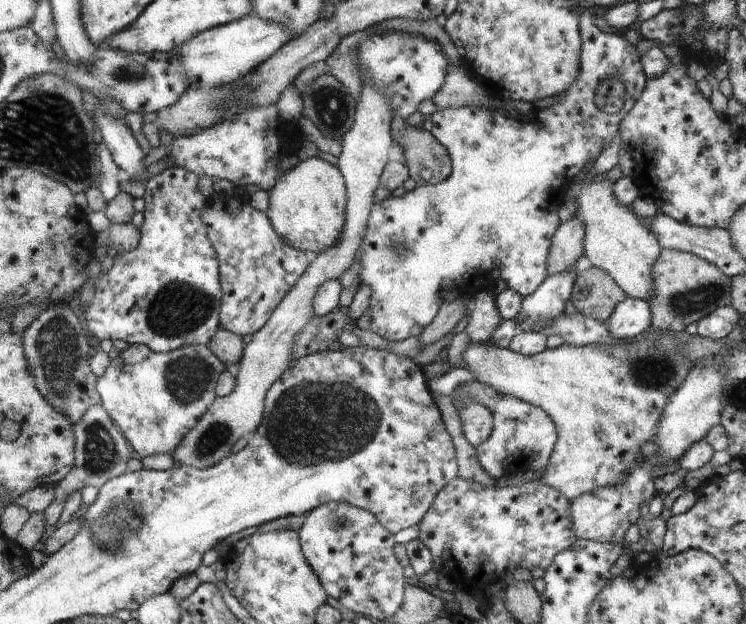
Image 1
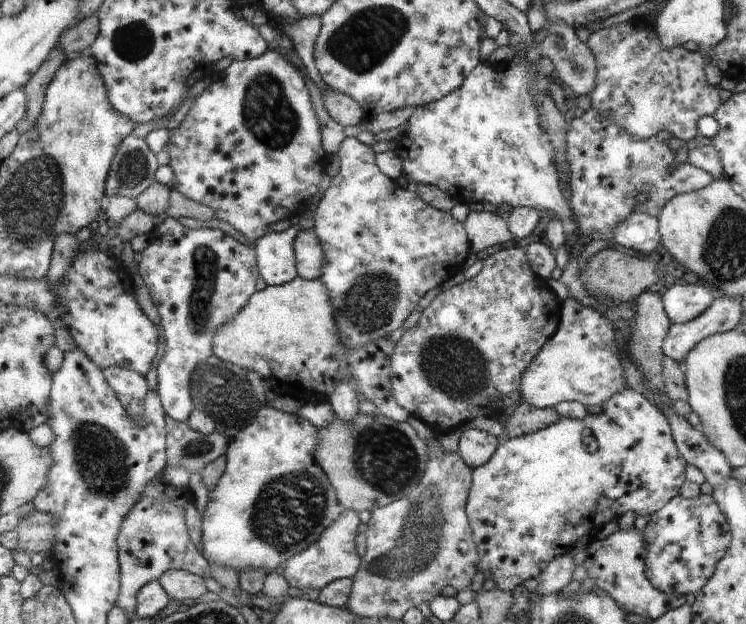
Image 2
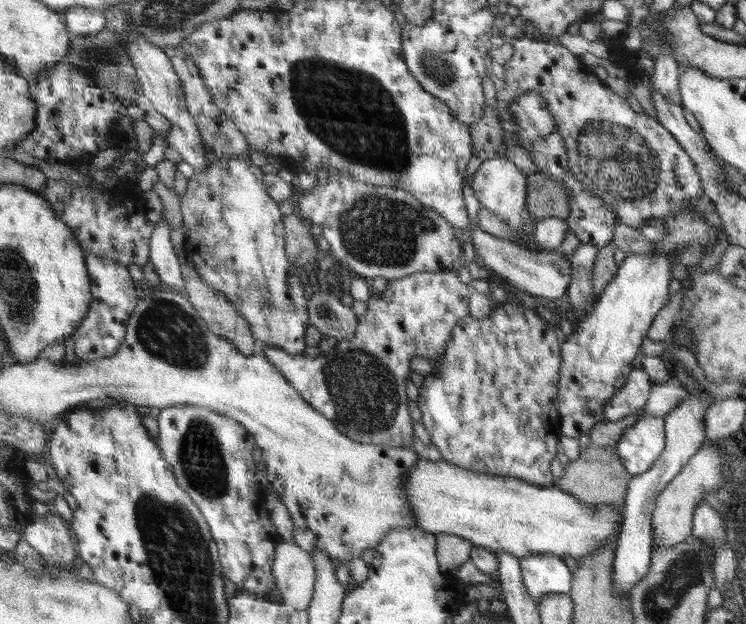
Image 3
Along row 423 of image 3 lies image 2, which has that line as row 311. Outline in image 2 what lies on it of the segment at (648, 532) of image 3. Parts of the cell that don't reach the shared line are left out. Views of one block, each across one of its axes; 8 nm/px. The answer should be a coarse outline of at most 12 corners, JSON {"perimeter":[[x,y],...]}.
{"perimeter":[[702,282],[662,290],[671,324],[700,316],[717,293]]}

